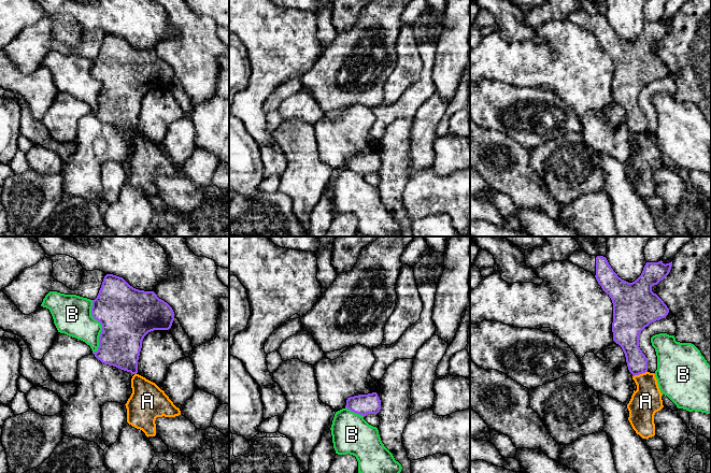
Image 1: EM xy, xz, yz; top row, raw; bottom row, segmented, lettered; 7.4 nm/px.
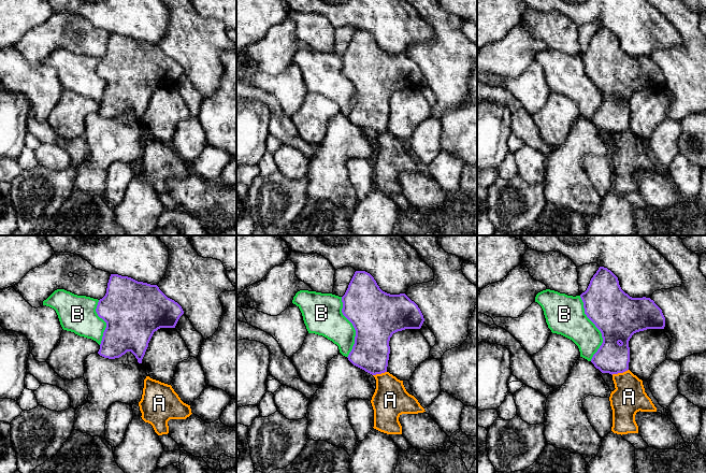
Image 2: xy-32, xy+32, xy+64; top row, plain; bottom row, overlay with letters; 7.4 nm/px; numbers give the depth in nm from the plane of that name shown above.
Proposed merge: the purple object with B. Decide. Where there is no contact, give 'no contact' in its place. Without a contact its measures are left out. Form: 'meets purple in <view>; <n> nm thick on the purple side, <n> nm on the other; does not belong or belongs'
meets purple in xy; 400 nm thick on the purple side, 280 nm on the other; does not belong

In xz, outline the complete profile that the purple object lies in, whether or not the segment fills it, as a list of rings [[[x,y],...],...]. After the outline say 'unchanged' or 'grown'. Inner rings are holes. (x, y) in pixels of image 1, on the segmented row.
[[[376,392],[358,395],[347,398],[345,407],[365,417],[368,414],[378,414],[380,412],[381,400]]]; unchanged

